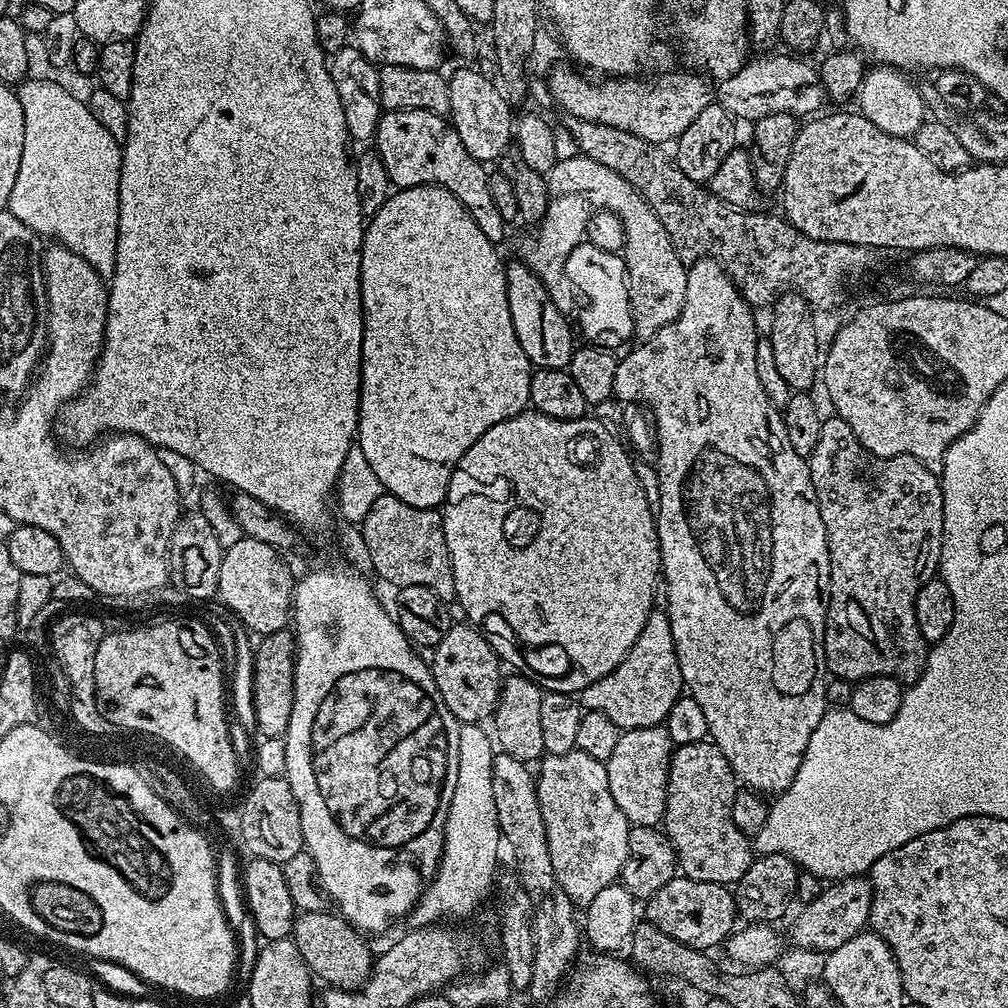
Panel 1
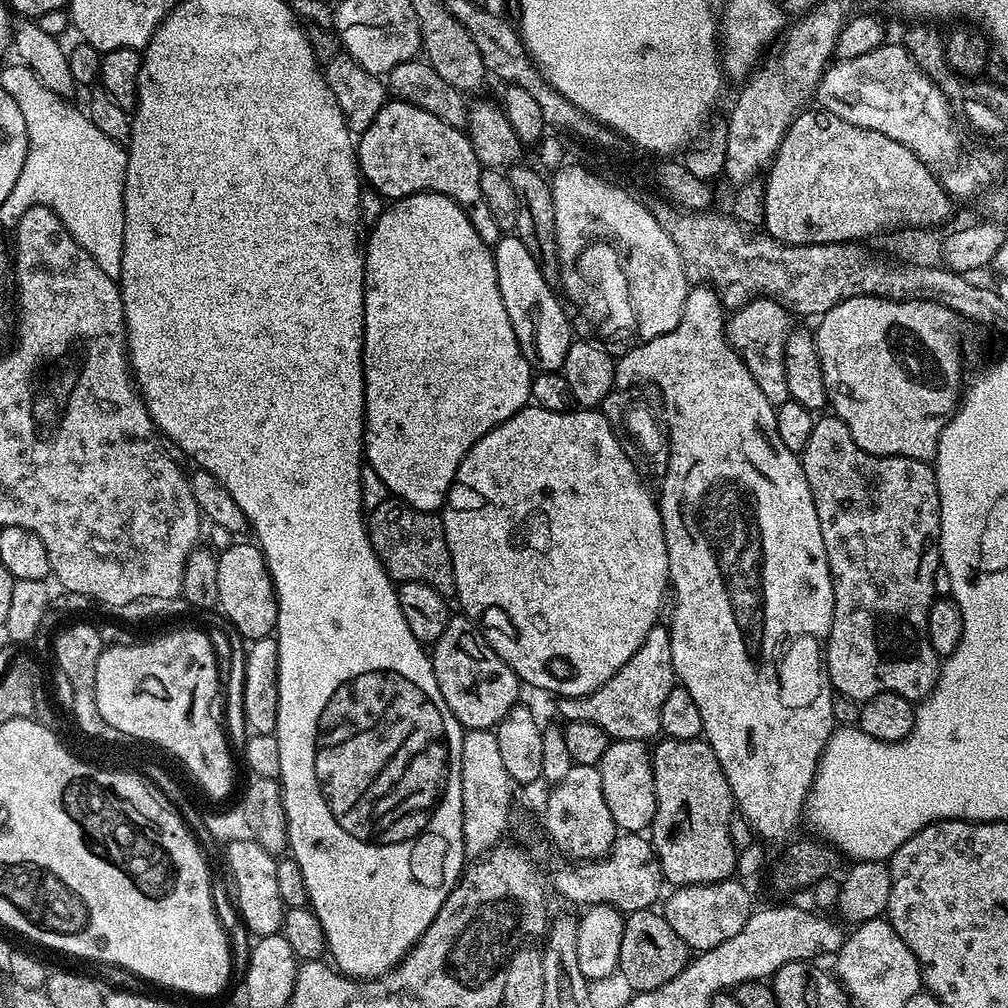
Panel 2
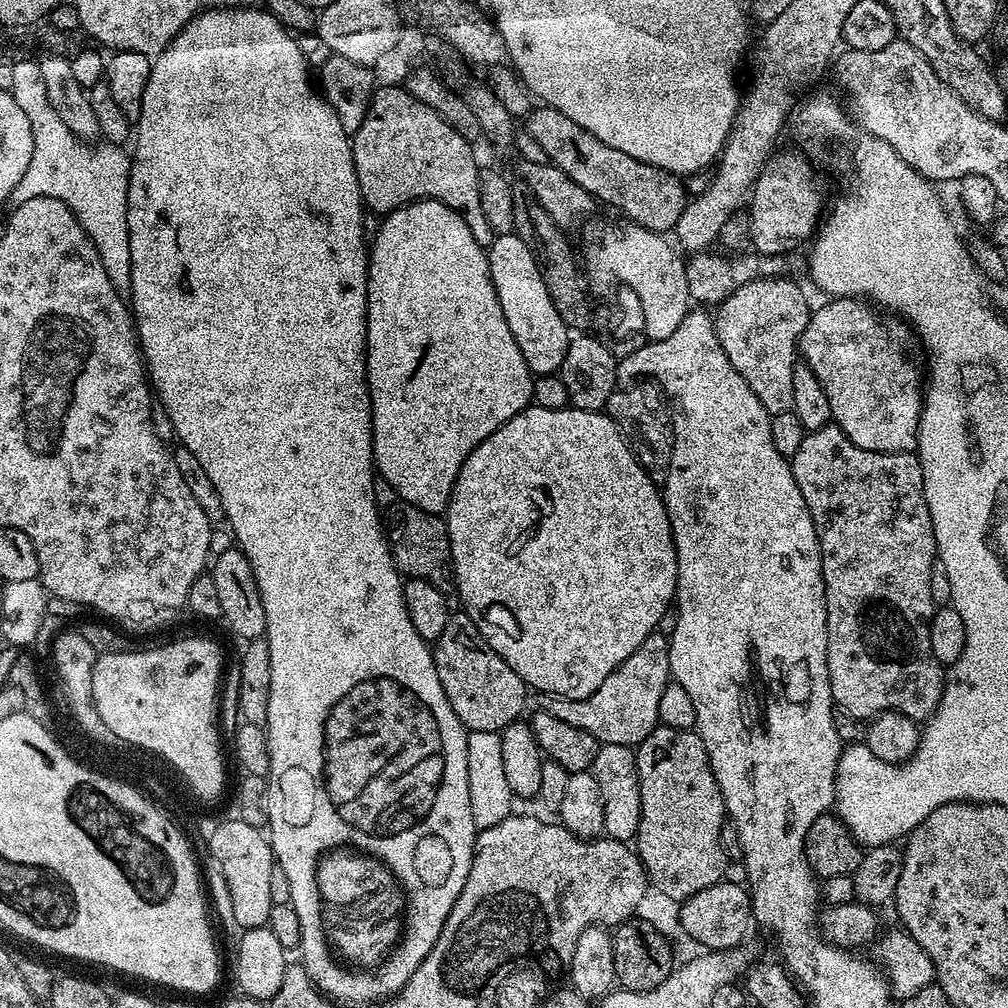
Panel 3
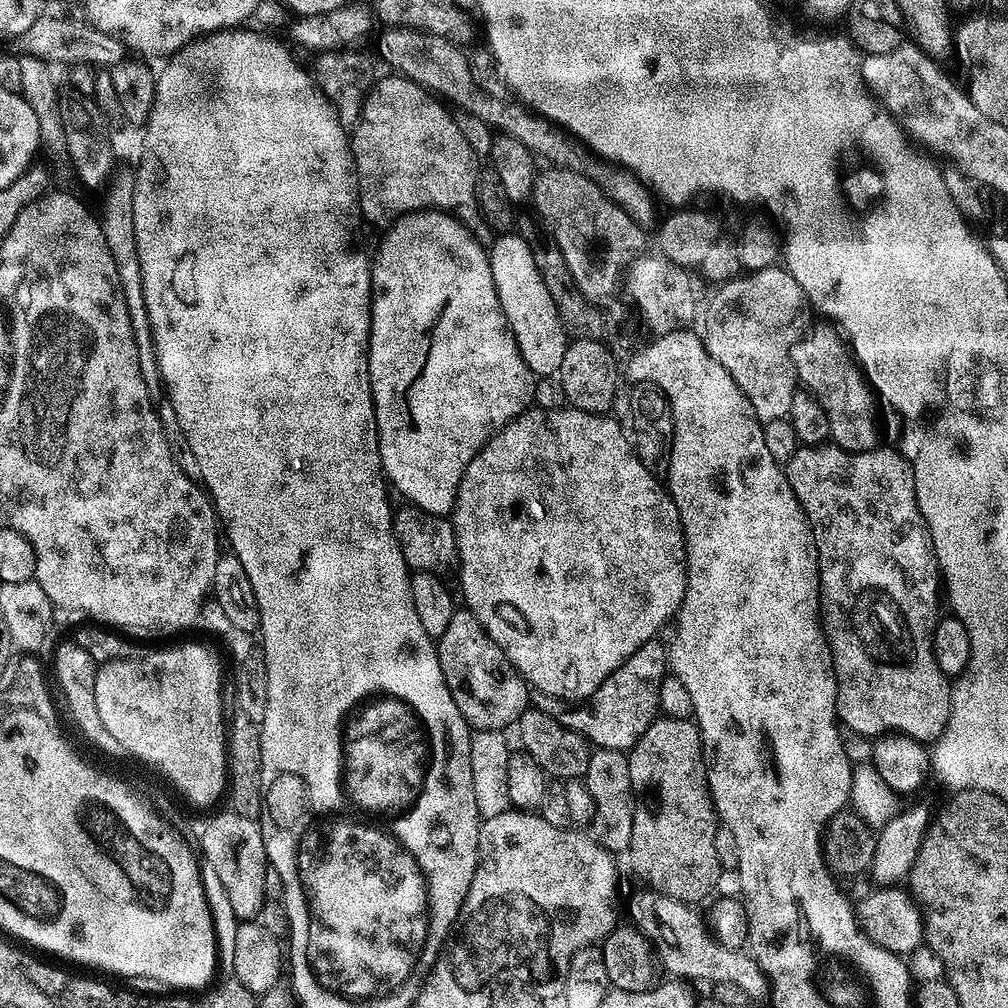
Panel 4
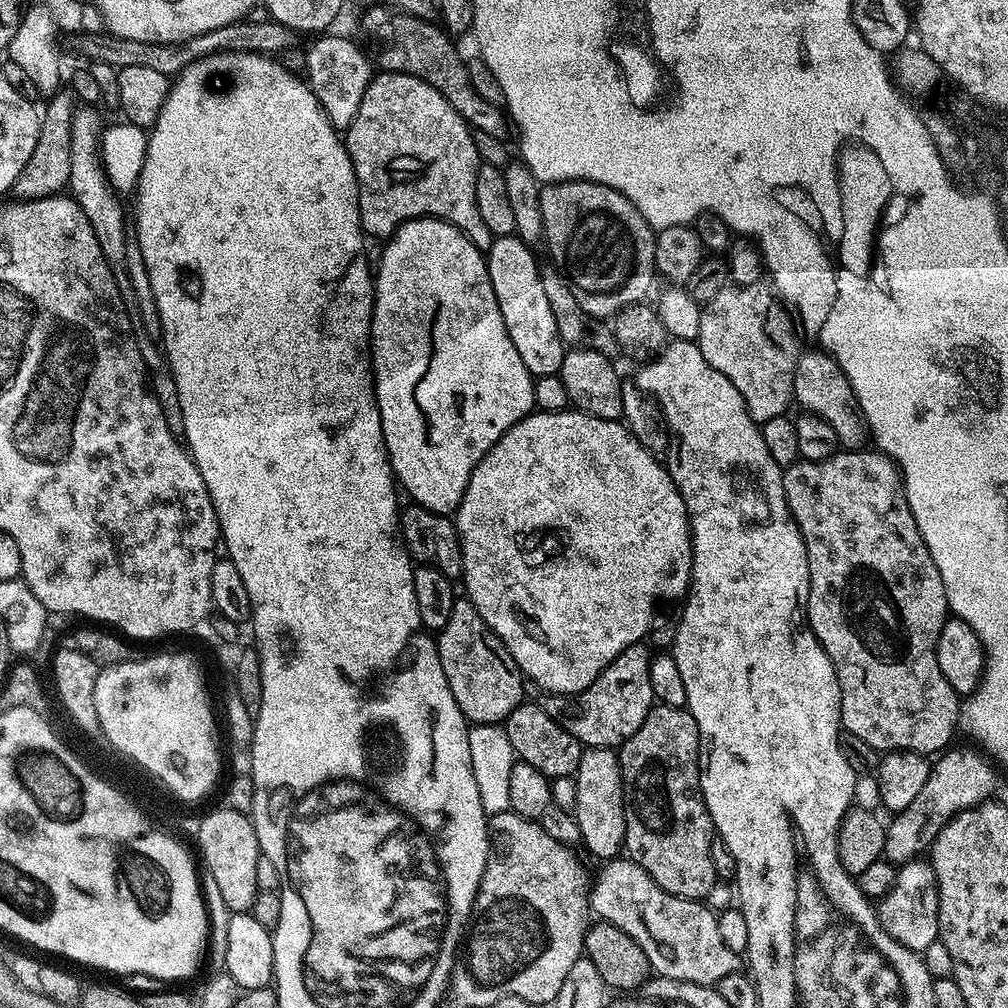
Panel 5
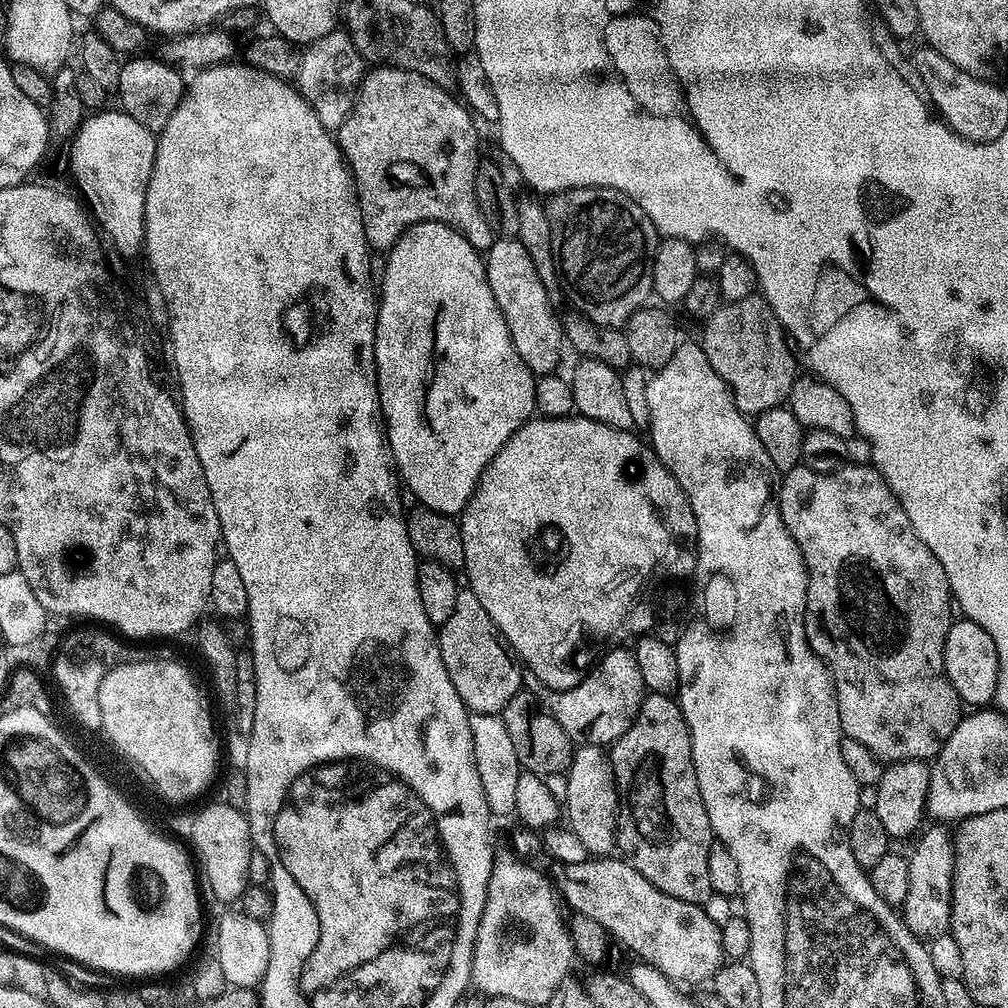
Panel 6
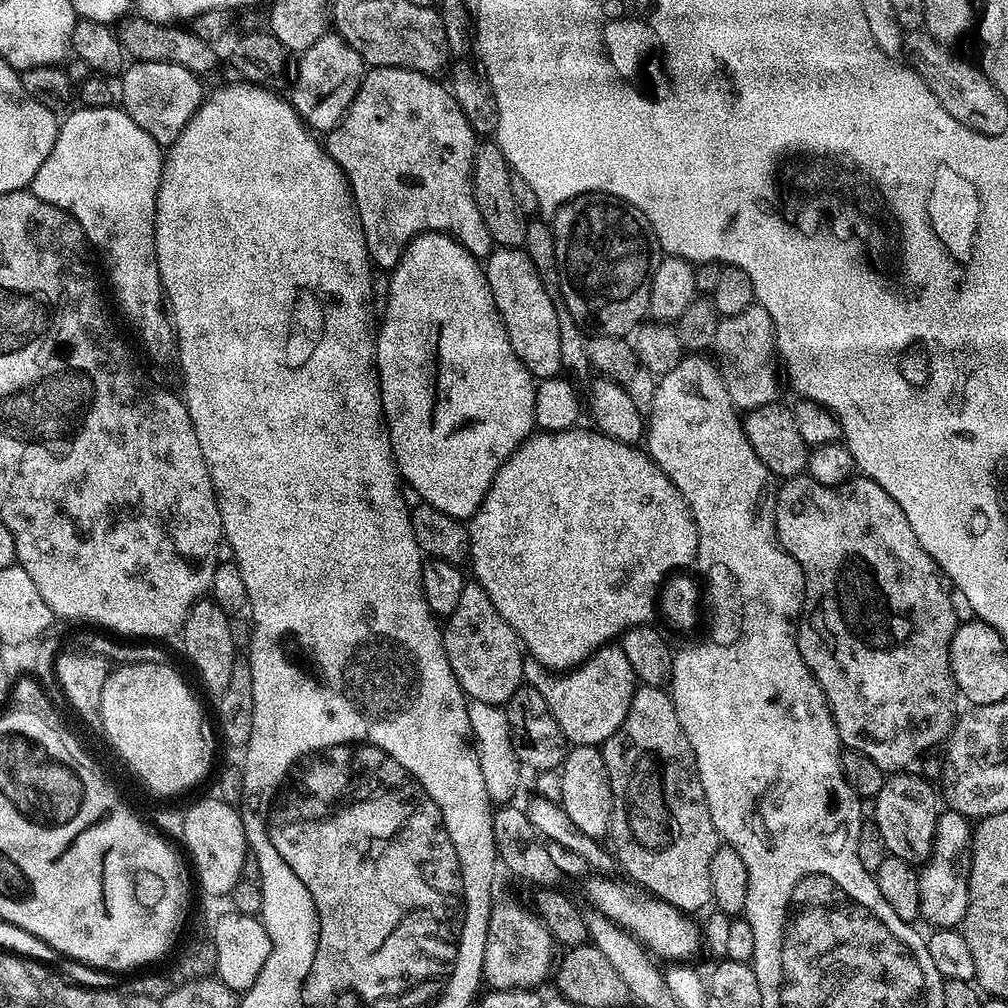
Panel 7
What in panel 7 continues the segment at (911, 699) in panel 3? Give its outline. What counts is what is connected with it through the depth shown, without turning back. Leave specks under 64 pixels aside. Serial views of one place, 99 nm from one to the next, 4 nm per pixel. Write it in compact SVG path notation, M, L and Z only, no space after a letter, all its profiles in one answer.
M807 474L789 476L781 484L784 485L775 489L776 541L784 551L790 553L794 562L798 562L798 566L802 566L804 575L804 607L800 610L796 630L798 650L806 666L812 671L812 676L820 684L824 697L828 699L841 745L870 758L870 762L874 762L874 766L878 766L885 774L899 774L912 766L908 764L914 763L927 748L932 748L935 744L943 745L952 735L952 726L958 719L958 693L950 670L950 642L956 633L958 619L956 620L956 608L948 597L945 577L930 558L930 554L922 550L918 538L914 538L914 530L910 530L910 522L906 522L902 506L898 506L898 502L894 502L894 498L890 498L890 494L882 490L882 486L878 486L867 476L857 475L837 488L822 486L822 482L814 482L814 478Z

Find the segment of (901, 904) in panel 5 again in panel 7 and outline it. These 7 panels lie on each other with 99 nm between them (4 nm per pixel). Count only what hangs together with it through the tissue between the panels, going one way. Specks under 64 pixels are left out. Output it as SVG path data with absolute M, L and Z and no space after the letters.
M941 811L936 817L936 838L932 843L932 857L919 869L920 914L936 928L956 928L963 925L970 902L974 824L960 812L947 811Z

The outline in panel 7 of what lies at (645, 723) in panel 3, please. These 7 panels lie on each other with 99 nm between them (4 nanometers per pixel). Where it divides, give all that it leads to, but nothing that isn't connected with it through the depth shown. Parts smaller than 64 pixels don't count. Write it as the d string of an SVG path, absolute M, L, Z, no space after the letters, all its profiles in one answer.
M616 642L605 644L575 668L561 671L559 674L534 659L525 659L524 679L527 687L538 690L538 694L546 698L550 714L554 714L562 734L572 746L605 744L610 734L614 734L614 730L622 726L630 710L632 695L638 687L630 661Z

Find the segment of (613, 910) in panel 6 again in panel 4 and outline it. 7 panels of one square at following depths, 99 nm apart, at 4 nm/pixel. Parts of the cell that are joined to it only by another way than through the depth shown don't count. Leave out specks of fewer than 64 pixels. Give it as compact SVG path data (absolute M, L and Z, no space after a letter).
M655 890L636 892L628 900L627 918L641 932L652 946L659 967L669 972L669 977L681 981L709 980L709 985L718 982L734 982L746 990L749 1001L756 1002L769 995L768 980L758 962L753 960L747 951L722 946L712 935L709 925L696 913L697 909L690 904L670 898Z

